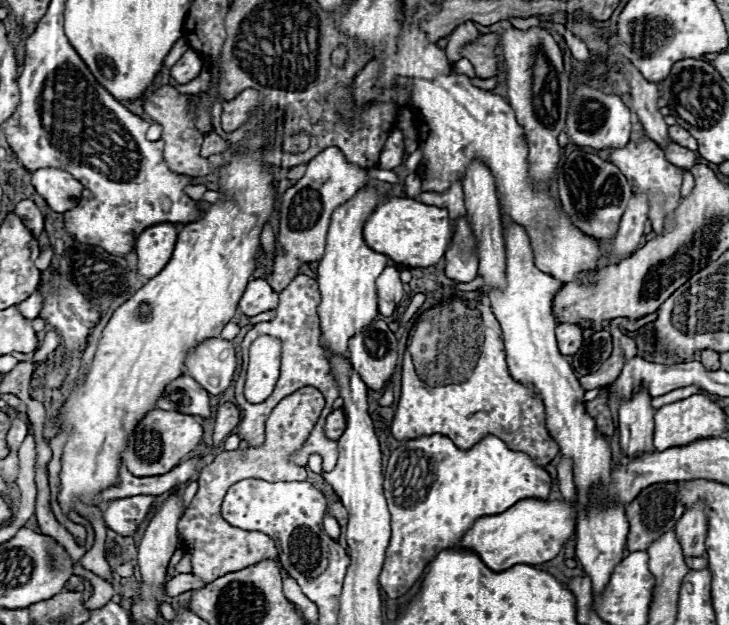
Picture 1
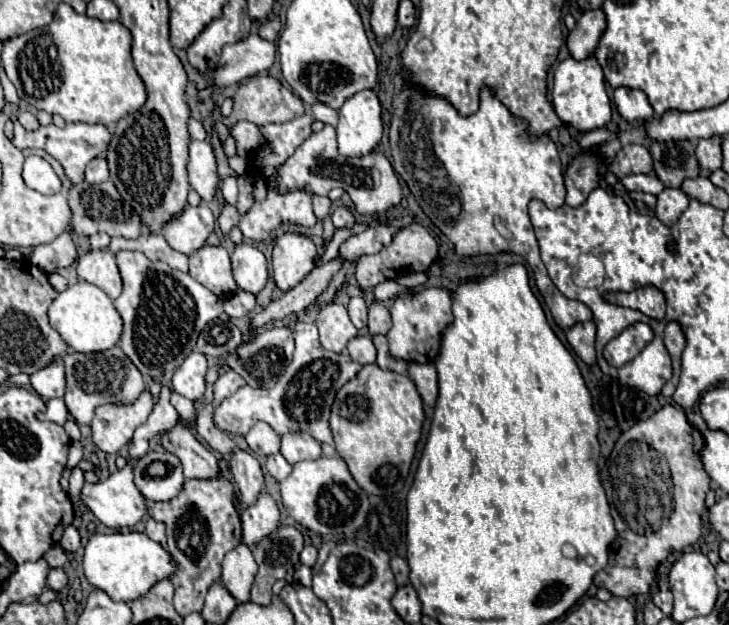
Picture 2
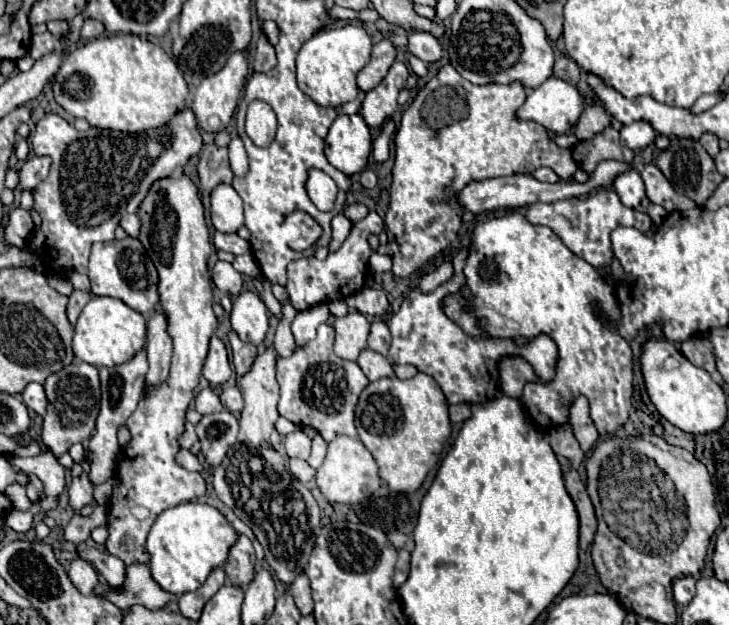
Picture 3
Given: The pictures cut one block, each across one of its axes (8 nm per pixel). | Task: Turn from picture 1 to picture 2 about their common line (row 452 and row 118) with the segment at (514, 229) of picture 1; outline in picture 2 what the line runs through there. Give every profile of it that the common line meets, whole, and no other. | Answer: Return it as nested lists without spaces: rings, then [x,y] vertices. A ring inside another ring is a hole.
[[[568,56],[558,64],[554,72],[552,104],[560,120],[580,132],[590,132],[610,122],[610,98],[606,94],[602,68],[594,56],[588,56],[586,60],[574,60],[572,56]]]

